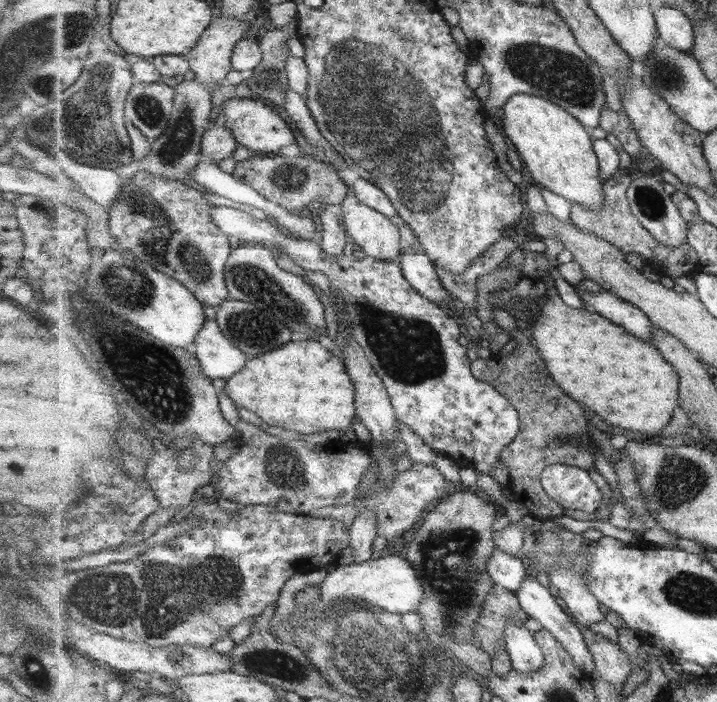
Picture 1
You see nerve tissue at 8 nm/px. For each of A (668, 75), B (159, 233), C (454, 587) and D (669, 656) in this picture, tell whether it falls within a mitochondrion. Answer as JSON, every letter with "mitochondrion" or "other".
{"A":"mitochondrion","B":"mitochondrion","C":"mitochondrion","D":"other"}

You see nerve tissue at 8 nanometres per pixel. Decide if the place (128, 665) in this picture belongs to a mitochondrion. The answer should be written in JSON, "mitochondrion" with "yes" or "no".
{"mitochondrion":"no"}

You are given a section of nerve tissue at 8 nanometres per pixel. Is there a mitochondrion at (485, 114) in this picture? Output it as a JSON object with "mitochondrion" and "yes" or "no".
{"mitochondrion":"no"}

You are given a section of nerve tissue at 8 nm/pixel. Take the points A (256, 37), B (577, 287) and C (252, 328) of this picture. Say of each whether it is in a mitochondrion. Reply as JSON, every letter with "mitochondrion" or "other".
{"A":"other","B":"other","C":"mitochondrion"}

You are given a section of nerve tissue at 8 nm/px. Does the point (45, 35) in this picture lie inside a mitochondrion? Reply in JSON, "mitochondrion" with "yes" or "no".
{"mitochondrion":"yes"}

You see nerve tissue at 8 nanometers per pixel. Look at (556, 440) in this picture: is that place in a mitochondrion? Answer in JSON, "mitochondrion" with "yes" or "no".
{"mitochondrion":"yes"}

